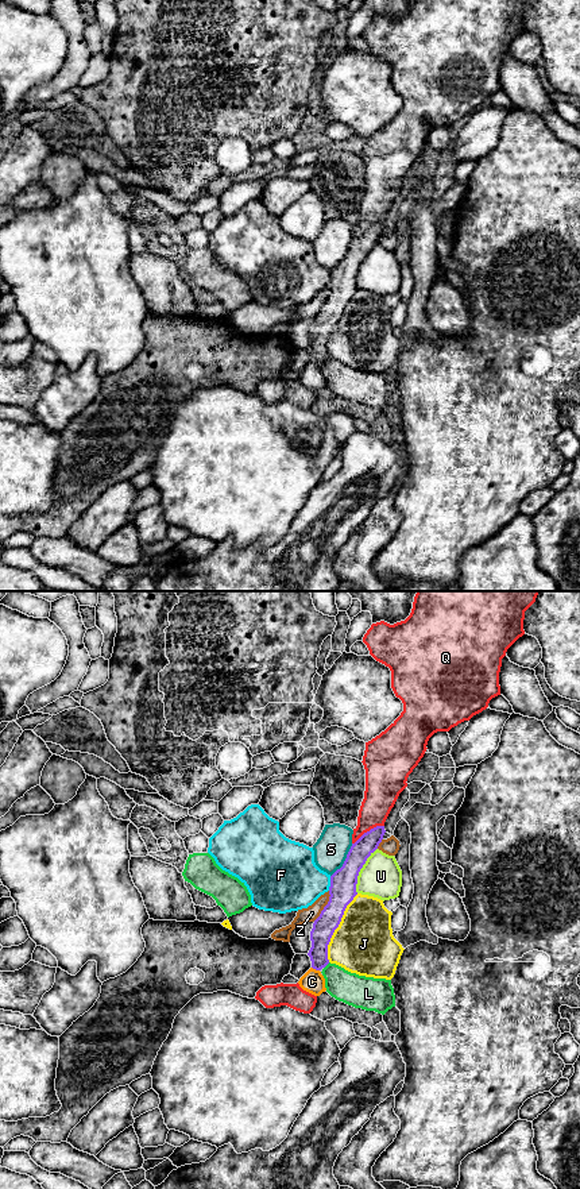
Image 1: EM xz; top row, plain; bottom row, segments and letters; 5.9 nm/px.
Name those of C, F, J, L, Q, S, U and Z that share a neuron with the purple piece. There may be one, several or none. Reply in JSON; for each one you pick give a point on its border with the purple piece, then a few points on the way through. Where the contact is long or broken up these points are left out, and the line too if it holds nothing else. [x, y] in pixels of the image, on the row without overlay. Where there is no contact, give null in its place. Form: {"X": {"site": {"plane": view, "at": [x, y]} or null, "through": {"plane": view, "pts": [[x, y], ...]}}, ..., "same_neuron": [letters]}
{"C": {"site": {"plane": "xz", "at": [316, 365]}, "through": {"plane": "xz", "pts": [[323, 324], [316, 365], [312, 377]]}}, "same_neuron": ["C"]}

